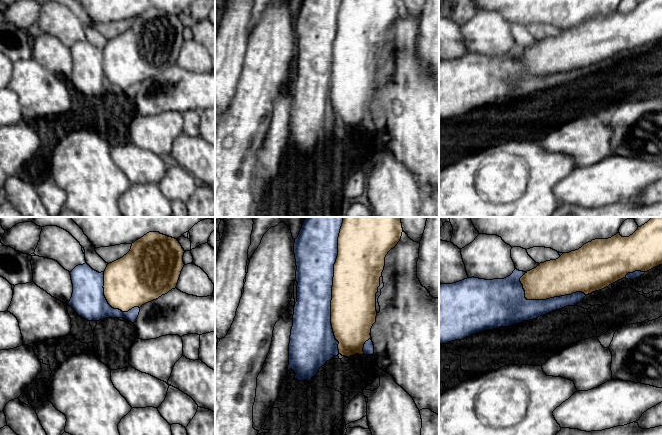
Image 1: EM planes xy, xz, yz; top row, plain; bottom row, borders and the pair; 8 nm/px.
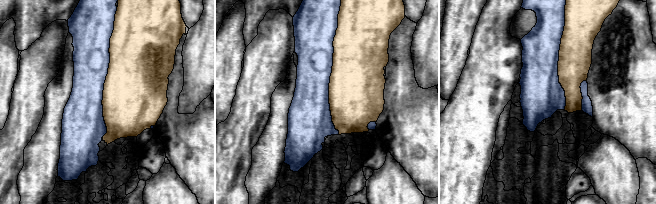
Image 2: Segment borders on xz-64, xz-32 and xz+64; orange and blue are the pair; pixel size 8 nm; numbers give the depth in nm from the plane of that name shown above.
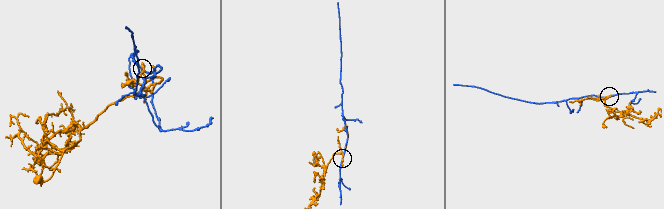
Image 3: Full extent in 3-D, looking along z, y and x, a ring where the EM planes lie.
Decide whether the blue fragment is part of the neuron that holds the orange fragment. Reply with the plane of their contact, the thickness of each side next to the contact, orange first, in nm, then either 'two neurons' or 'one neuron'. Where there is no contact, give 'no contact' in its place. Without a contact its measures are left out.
xz | 380/300 nm | two neurons

